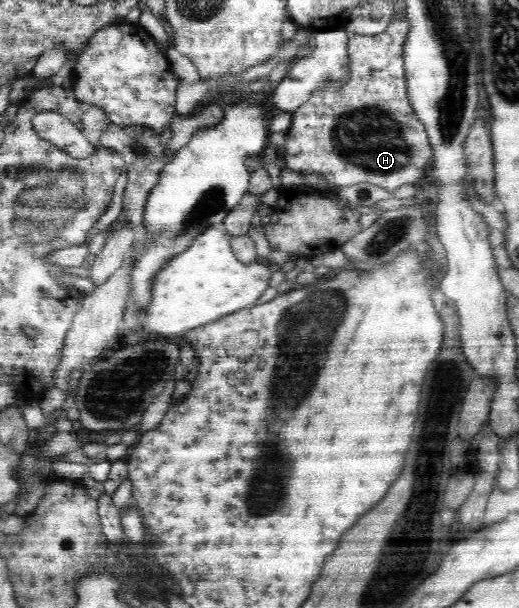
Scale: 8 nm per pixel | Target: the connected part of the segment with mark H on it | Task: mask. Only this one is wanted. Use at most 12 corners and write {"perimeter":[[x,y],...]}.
{"perimeter":[[407,19],[350,37],[347,82],[292,112],[287,169],[390,192],[433,158]]}

